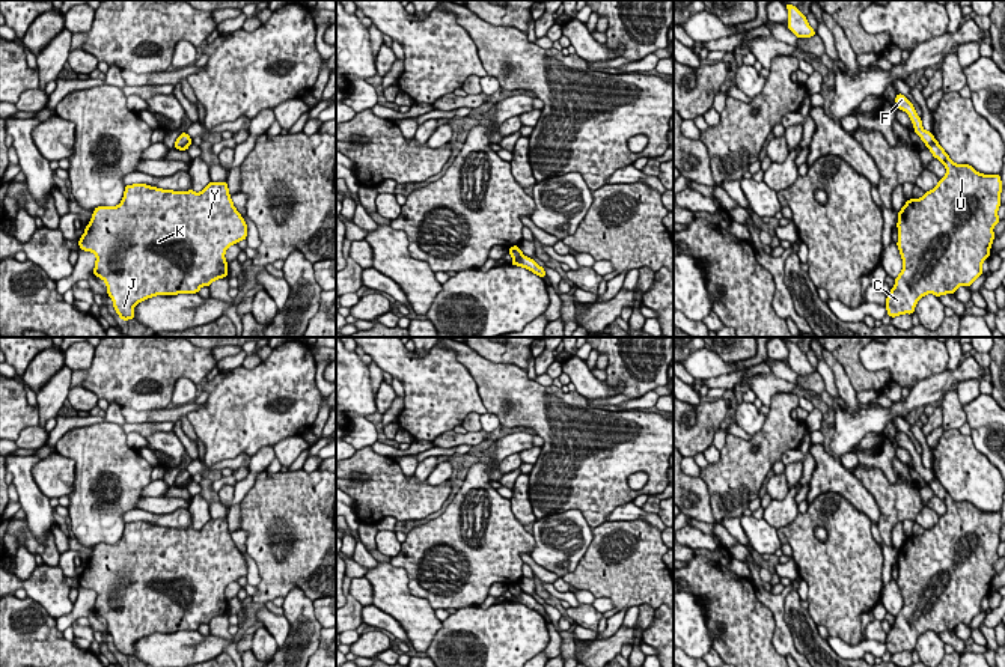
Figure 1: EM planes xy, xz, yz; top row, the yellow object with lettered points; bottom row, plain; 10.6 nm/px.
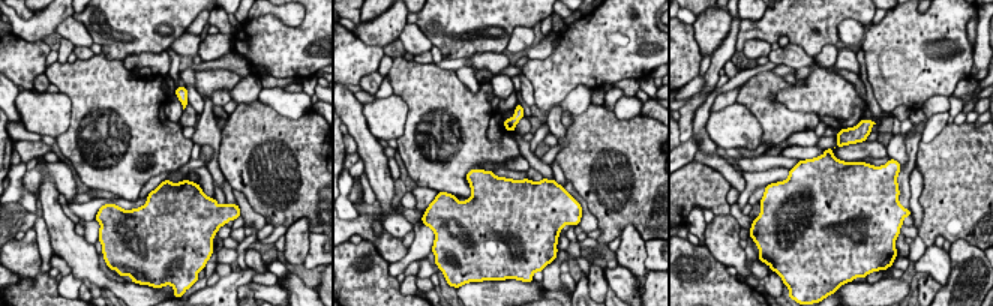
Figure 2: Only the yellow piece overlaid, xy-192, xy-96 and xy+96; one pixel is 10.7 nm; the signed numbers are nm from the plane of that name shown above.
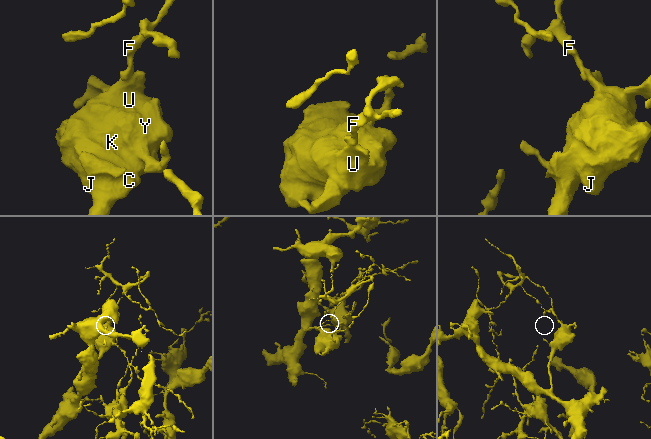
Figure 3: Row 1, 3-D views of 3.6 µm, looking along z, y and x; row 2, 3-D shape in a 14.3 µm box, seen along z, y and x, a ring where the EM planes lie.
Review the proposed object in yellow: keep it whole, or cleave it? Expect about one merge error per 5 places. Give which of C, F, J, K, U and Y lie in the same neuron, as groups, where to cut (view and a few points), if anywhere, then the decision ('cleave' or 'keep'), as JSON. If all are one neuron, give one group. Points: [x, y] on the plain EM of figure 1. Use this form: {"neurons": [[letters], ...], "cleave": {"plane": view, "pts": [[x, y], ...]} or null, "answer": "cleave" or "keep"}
{"neurons": [["C", "J", "K", "U", "Y"], ["F"]], "cleave": {"plane": "yz", "pts": [[934, 478], [928, 484]]}, "answer": "cleave"}

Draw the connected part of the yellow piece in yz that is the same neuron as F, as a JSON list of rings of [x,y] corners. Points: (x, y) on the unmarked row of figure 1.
[[[897,431],[895,440],[897,440],[898,447],[904,447],[910,453],[915,470],[922,476],[925,483],[930,483],[934,479],[934,473],[933,473],[933,470],[925,468],[922,465],[922,458],[916,452],[913,441],[907,437],[907,434],[904,434],[901,431]]]

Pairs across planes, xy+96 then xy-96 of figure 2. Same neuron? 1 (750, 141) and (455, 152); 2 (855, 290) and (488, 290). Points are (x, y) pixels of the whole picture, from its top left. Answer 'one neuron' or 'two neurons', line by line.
1: two neurons
2: one neuron

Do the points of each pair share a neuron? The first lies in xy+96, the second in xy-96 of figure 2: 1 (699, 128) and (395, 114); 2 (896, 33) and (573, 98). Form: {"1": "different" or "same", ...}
{"1": "different", "2": "different"}

